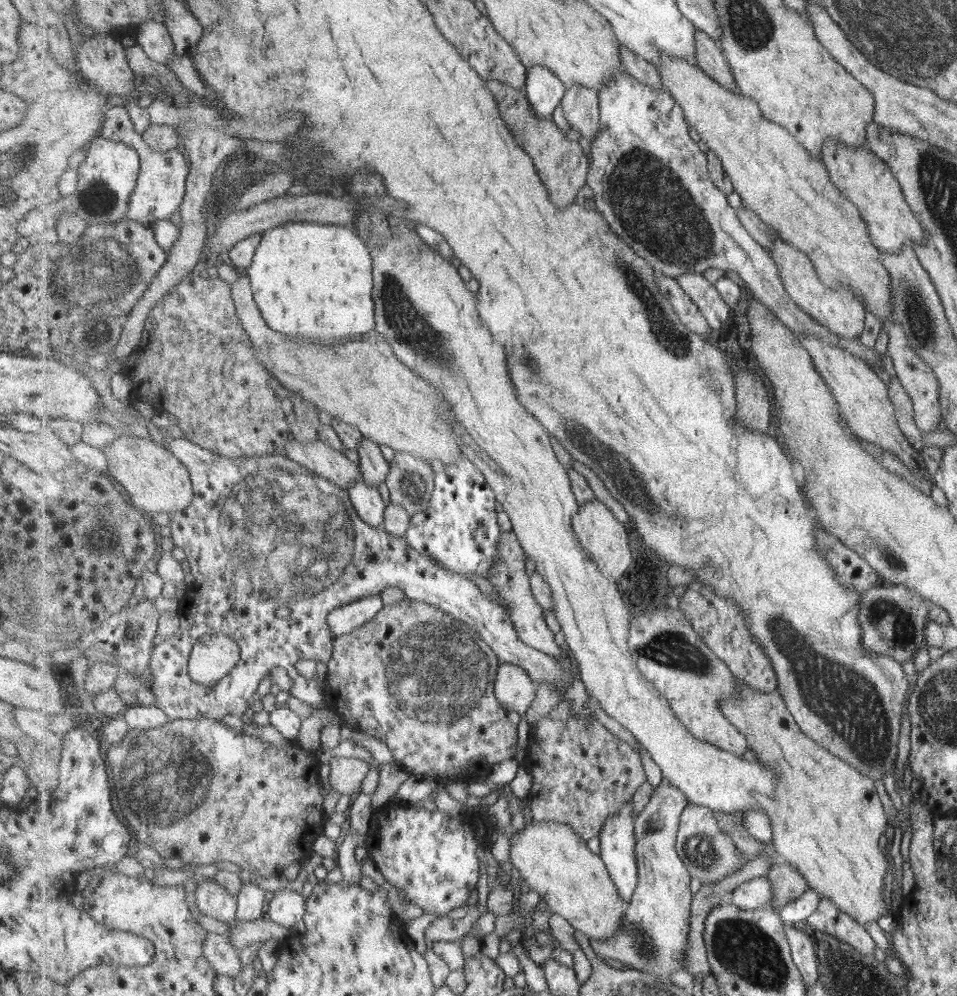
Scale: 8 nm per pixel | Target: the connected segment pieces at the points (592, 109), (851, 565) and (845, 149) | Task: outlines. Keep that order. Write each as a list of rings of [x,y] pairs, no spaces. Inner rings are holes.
[[[573,85],[566,89],[566,95],[562,100],[562,108],[568,128],[572,128],[581,134],[581,137],[592,142],[600,129],[600,97],[595,89],[583,85]]]
[[[819,527],[818,551],[836,568],[838,579],[861,594],[881,584],[878,572],[855,549],[849,548],[838,536]]]
[[[831,137],[823,143],[822,160],[831,180],[855,208],[859,208],[862,219],[868,224],[872,243],[876,244],[879,250],[896,253],[903,245],[922,243],[922,225],[906,203],[893,171],[869,146],[850,145],[839,137]]]

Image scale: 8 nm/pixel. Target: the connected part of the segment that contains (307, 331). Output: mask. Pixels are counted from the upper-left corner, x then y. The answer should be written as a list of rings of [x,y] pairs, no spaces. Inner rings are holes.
[[[307,219],[305,221],[289,221],[285,224],[276,226],[261,233],[262,242],[256,248],[256,253],[251,263],[247,268],[247,273],[252,280],[254,288],[254,297],[258,307],[261,309],[263,318],[272,329],[282,332],[285,335],[293,337],[296,341],[305,341],[315,344],[345,344],[353,337],[362,337],[370,333],[376,328],[376,304],[374,301],[374,258],[370,252],[366,241],[357,235],[354,229],[335,223],[327,223],[316,221],[315,219]]]

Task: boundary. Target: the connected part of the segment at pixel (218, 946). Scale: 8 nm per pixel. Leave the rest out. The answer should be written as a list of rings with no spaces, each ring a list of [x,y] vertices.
[[[208,934],[204,944],[204,958],[218,974],[235,978],[243,969],[239,951],[231,944],[230,938],[223,934]]]

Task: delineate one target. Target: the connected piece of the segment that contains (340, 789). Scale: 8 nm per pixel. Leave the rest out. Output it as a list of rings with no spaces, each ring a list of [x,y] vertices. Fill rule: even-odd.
[[[333,757],[330,765],[330,786],[339,794],[356,798],[362,793],[362,784],[370,765],[362,759],[352,757]]]

